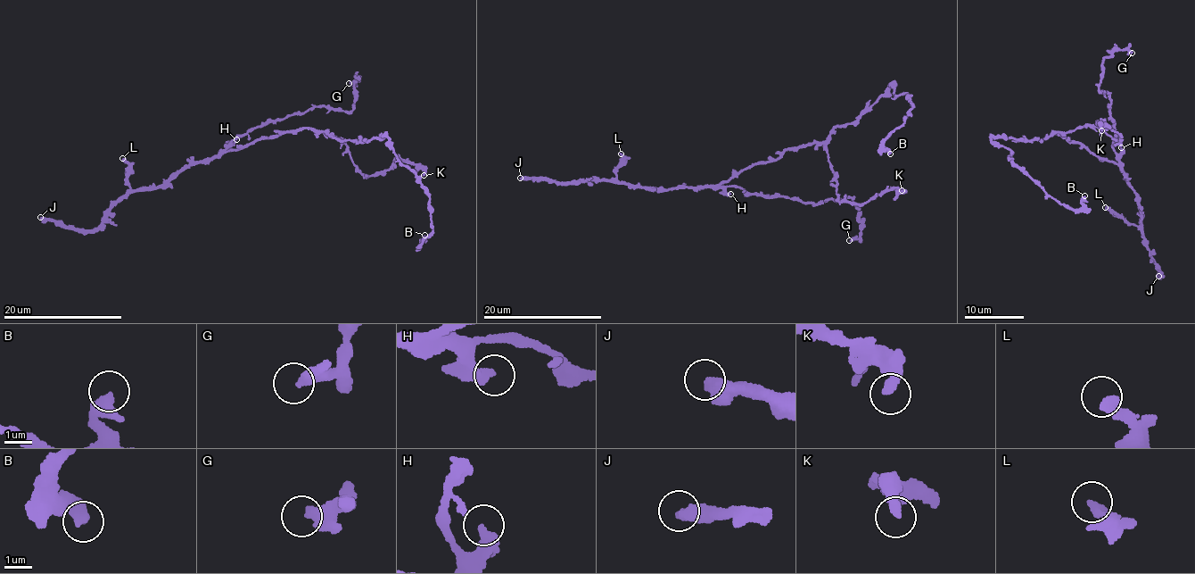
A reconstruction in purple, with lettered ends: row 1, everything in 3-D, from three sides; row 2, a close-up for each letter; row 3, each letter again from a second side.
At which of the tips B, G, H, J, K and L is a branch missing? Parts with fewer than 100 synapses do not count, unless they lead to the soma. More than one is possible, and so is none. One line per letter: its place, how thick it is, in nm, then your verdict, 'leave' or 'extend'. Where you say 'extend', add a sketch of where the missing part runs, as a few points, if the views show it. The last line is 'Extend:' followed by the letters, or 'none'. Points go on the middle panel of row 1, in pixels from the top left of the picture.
B: at (890, 153); 500 nm thick; leave
G: at (849, 240); 400 nm thick; leave
H: at (730, 194); 420 nm thick; leave
J: at (520, 178); 480 nm thick; extend
K: at (902, 190); 360 nm thick; leave
L: at (621, 153); 340 nm thick; leave
Extend: J

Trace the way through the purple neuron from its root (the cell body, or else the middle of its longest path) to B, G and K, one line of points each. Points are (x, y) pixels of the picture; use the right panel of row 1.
B: (1069, 142), (1056, 131), (1039, 141), (991, 139), (1060, 203), (1077, 209), (1084, 195)
G: (1069, 142), (1117, 162), (1110, 102), (1099, 82), (1106, 58), (1115, 50), (1132, 53)
K: (1069, 142), (1058, 132), (1065, 134), (1093, 125), (1121, 143), (1118, 134), (1102, 120), (1097, 123), (1101, 130)

